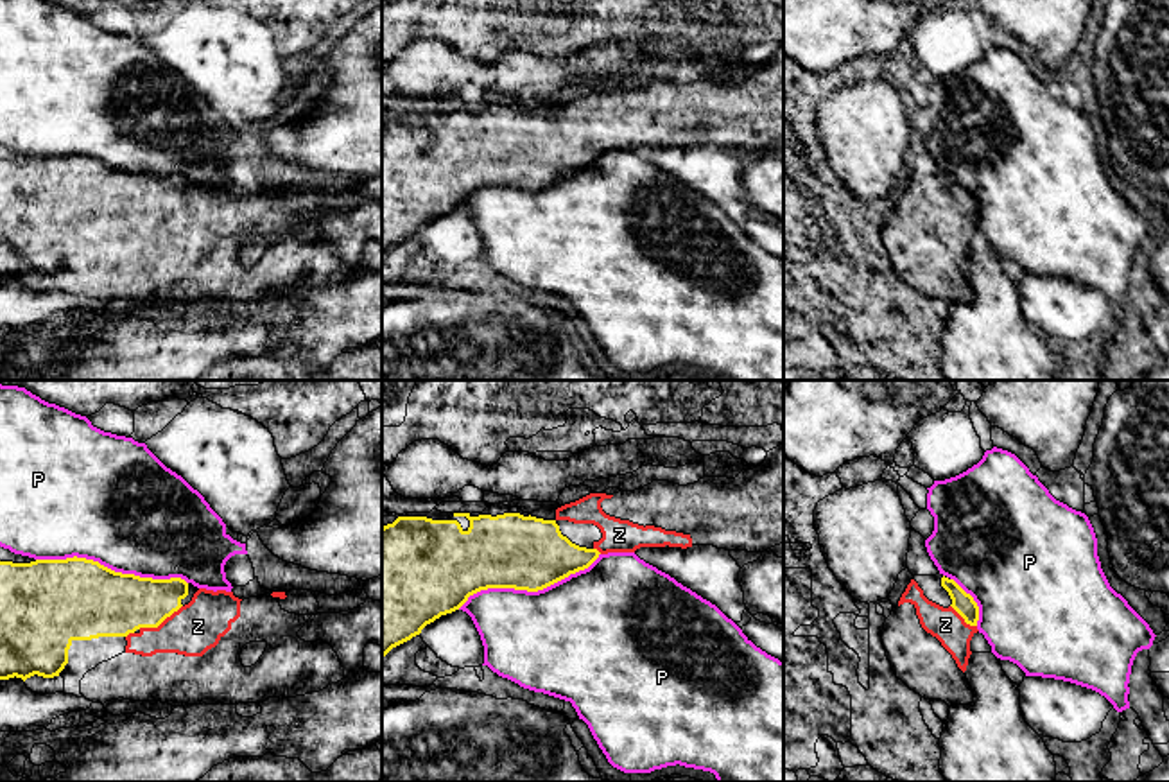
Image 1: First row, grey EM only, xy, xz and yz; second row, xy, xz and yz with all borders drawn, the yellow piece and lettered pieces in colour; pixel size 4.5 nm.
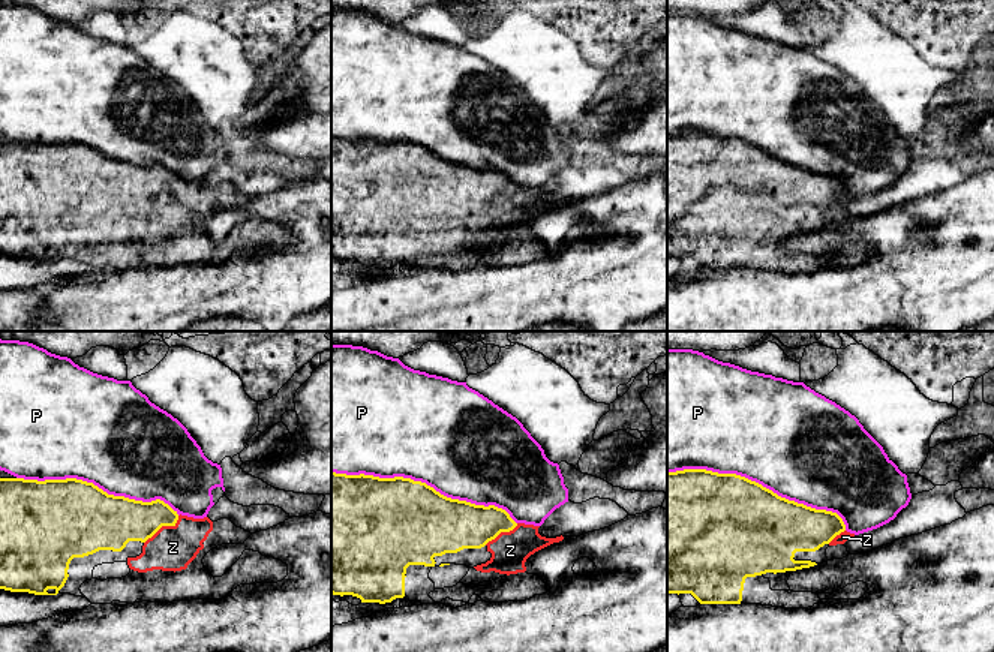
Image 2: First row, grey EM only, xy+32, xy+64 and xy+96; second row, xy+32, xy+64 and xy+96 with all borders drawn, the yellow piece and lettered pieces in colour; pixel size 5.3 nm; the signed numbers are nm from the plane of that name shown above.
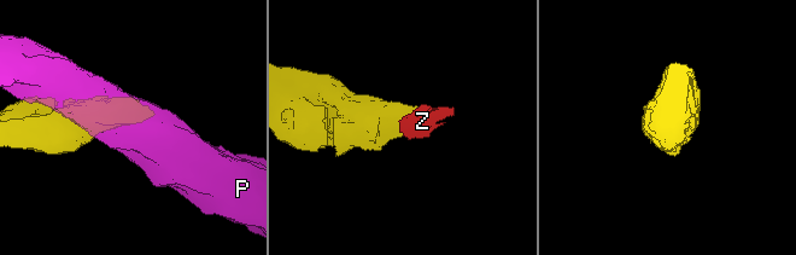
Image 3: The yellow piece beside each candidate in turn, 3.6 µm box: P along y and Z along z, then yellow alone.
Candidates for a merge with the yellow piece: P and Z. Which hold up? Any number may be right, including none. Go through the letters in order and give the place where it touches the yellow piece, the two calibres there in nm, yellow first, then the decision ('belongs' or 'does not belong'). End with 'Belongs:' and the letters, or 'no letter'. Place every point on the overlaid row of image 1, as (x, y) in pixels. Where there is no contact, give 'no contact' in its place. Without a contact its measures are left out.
P: xy (110, 569) | 360/500 nm | does not belong
Z: xy (160, 623) | 300/220 nm | belongs
Belongs: Z

